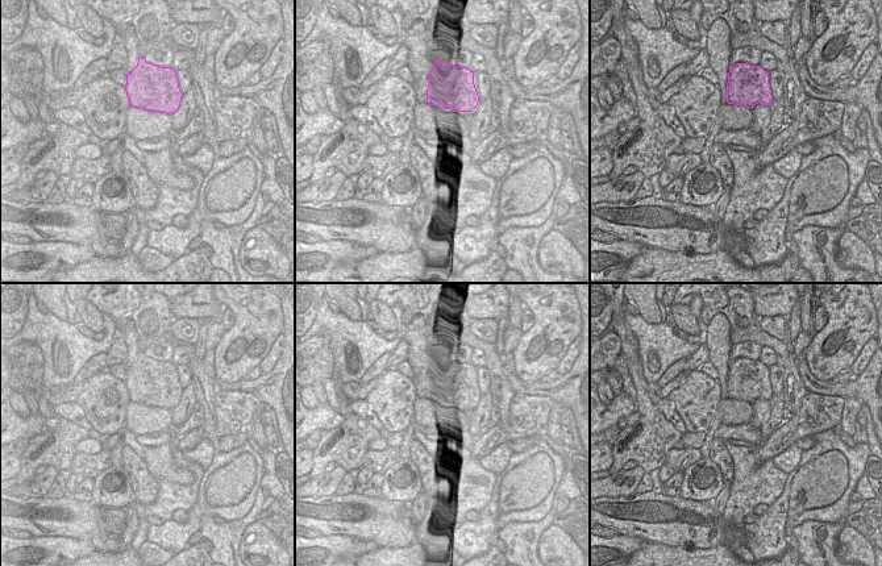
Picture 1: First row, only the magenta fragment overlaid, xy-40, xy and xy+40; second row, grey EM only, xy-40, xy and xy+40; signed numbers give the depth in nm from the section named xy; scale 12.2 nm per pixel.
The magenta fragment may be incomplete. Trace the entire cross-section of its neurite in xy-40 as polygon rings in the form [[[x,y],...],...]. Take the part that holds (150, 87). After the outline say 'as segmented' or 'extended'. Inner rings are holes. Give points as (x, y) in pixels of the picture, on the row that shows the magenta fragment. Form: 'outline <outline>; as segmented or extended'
outline [[[140,57],[130,72],[116,68],[108,78],[125,88],[130,107],[170,116],[180,107],[183,93],[172,67],[161,67]]]; extended

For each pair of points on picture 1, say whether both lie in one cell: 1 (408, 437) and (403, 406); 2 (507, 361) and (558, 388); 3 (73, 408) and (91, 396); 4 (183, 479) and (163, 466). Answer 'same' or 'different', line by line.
1: different
2: same
3: different
4: same

